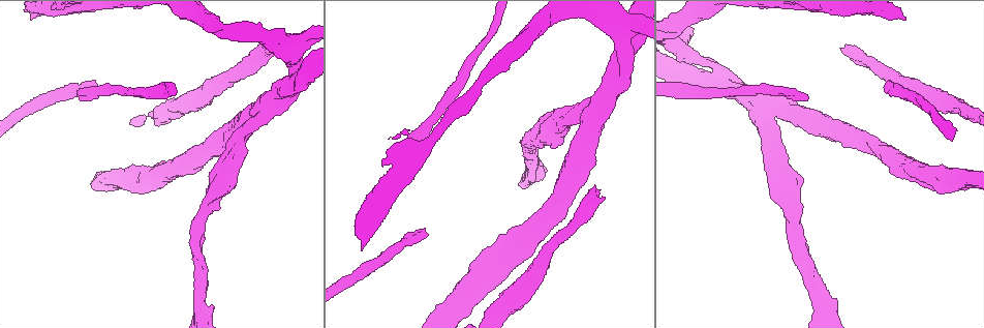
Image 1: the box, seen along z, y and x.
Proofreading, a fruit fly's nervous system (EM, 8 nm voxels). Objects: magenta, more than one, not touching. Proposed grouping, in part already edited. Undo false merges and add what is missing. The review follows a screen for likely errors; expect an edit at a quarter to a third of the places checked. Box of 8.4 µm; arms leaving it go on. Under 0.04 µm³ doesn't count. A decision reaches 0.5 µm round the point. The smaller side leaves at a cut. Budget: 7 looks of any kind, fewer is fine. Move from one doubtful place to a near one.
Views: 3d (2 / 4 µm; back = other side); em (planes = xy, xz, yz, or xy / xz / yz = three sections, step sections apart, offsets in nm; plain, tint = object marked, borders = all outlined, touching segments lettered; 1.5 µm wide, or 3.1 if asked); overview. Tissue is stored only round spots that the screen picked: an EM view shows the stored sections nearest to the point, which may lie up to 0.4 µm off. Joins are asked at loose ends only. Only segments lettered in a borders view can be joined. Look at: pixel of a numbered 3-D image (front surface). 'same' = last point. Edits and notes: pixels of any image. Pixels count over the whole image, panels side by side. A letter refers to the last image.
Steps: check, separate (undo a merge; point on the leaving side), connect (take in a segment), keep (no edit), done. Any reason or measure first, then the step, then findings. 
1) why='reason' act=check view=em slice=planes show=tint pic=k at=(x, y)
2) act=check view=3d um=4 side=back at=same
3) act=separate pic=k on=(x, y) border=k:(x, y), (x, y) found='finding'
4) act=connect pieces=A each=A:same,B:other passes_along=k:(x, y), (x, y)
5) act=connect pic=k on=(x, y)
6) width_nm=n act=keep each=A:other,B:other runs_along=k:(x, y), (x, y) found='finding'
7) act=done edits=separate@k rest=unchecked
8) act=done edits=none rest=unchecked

why='calibre changes' act=check view=em slice=planes show=tint pic=1 at=(165, 112)

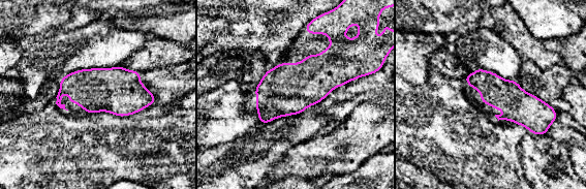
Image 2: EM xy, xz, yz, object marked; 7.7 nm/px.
act=check view=em slice=planes show=borders at=same

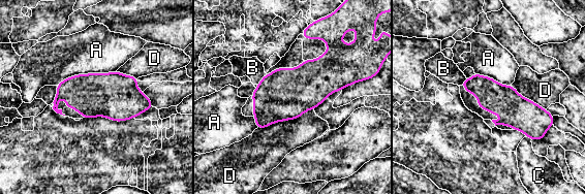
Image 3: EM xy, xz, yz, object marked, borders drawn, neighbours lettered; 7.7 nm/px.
act=keep each=A:other,B:other,C:other,D:other runs_along=3:(464, 84), (546, 119) found='one neuron here'

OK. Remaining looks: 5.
why='long arm stops here' act=check view=3d um=4 pic=1 at=(843, 48)

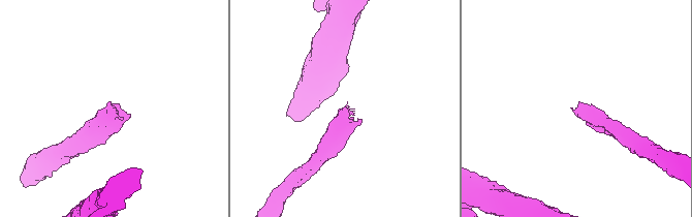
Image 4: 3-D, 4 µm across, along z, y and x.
act=check view=em slice=planes show=borders pic=4 at=(117, 110)

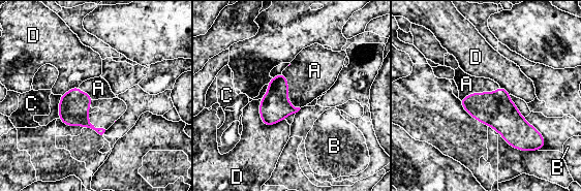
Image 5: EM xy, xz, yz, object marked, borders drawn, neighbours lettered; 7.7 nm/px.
act=connect pieces=A each=A:same,B:other,C:other,D:other passes_along=5:(495, 109), (480, 93), (466, 84) found='the neuron continues'

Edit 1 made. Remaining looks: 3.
why='redraw' act=check view=overview

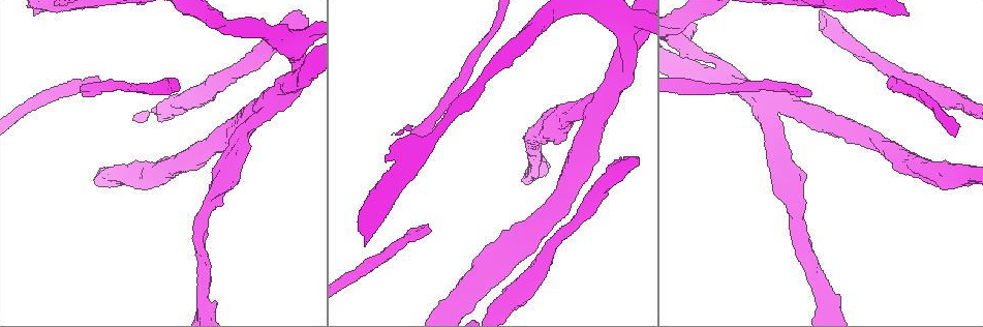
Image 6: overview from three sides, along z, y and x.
why='calibre changes' act=check view=em slice=xy step=8 show=borders pic=6 at=(923, 83)

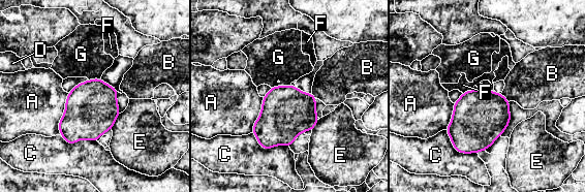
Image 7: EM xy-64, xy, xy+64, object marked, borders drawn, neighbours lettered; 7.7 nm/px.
act=keep each=A:other,B:other,C:other,D:other,E:other,F:other,G:other border=7:(290, 84), (271, 88) found='continuous, no second neuron'

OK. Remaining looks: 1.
act=done edits=connect@5 rest=unchecked

